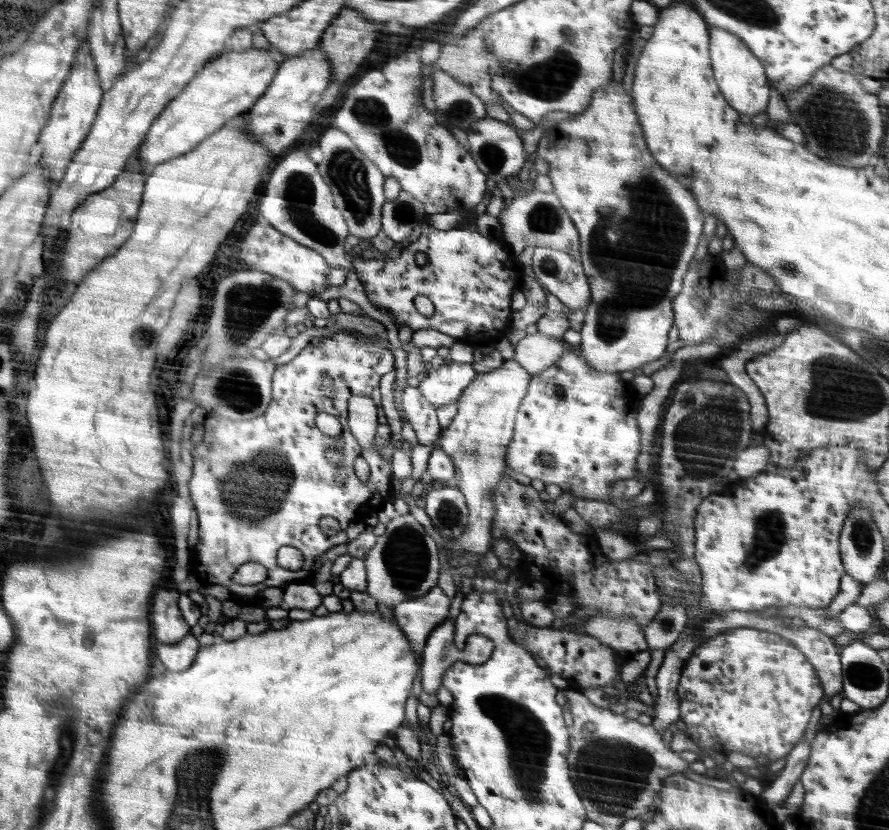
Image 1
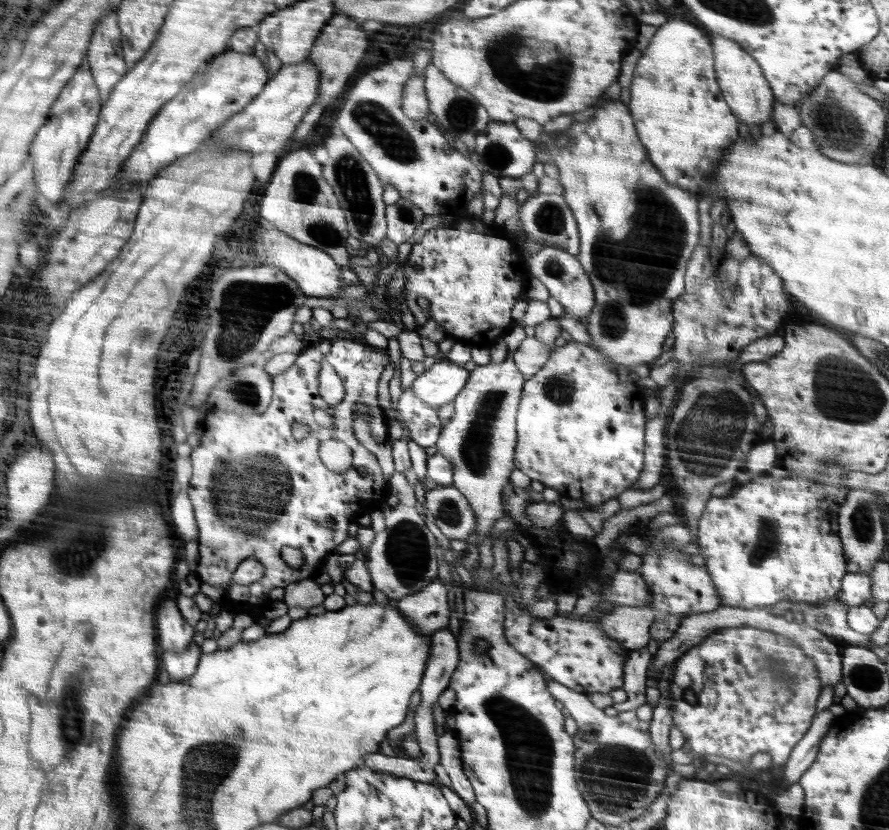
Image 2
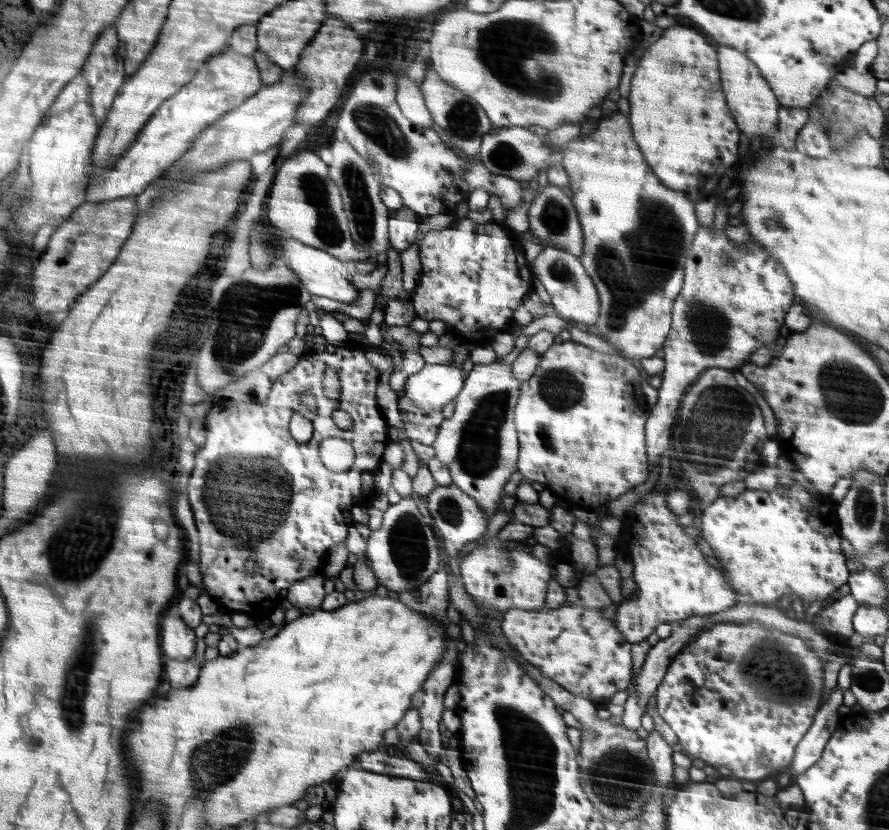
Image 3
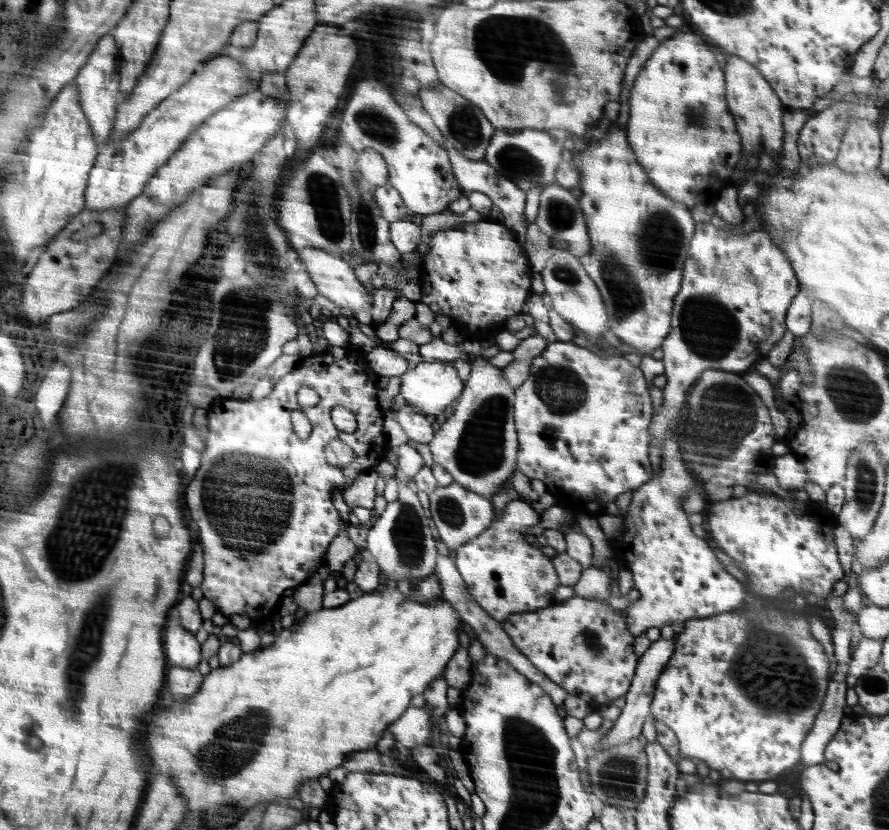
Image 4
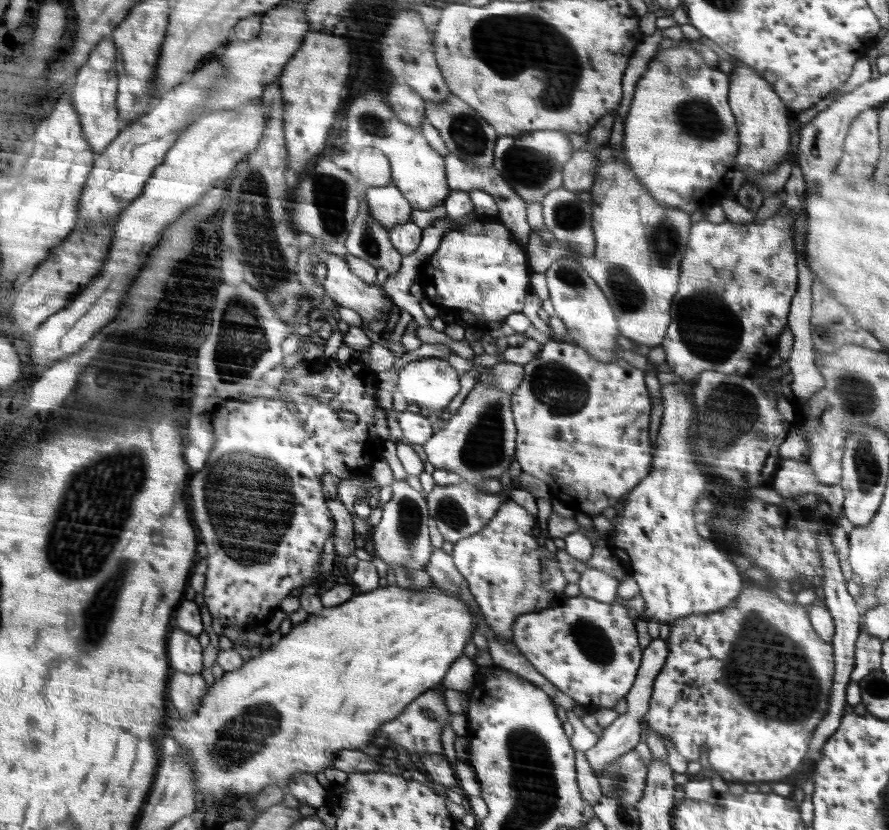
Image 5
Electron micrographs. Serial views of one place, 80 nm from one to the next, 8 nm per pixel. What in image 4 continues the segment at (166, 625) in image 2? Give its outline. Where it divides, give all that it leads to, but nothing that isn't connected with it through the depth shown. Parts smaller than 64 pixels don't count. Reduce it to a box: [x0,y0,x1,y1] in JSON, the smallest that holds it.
[166,622,200,668]

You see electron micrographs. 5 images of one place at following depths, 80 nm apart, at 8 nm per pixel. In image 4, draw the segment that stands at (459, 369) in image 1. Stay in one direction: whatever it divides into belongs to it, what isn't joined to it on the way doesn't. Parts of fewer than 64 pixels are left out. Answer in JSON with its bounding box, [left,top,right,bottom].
[400,361,465,419]

